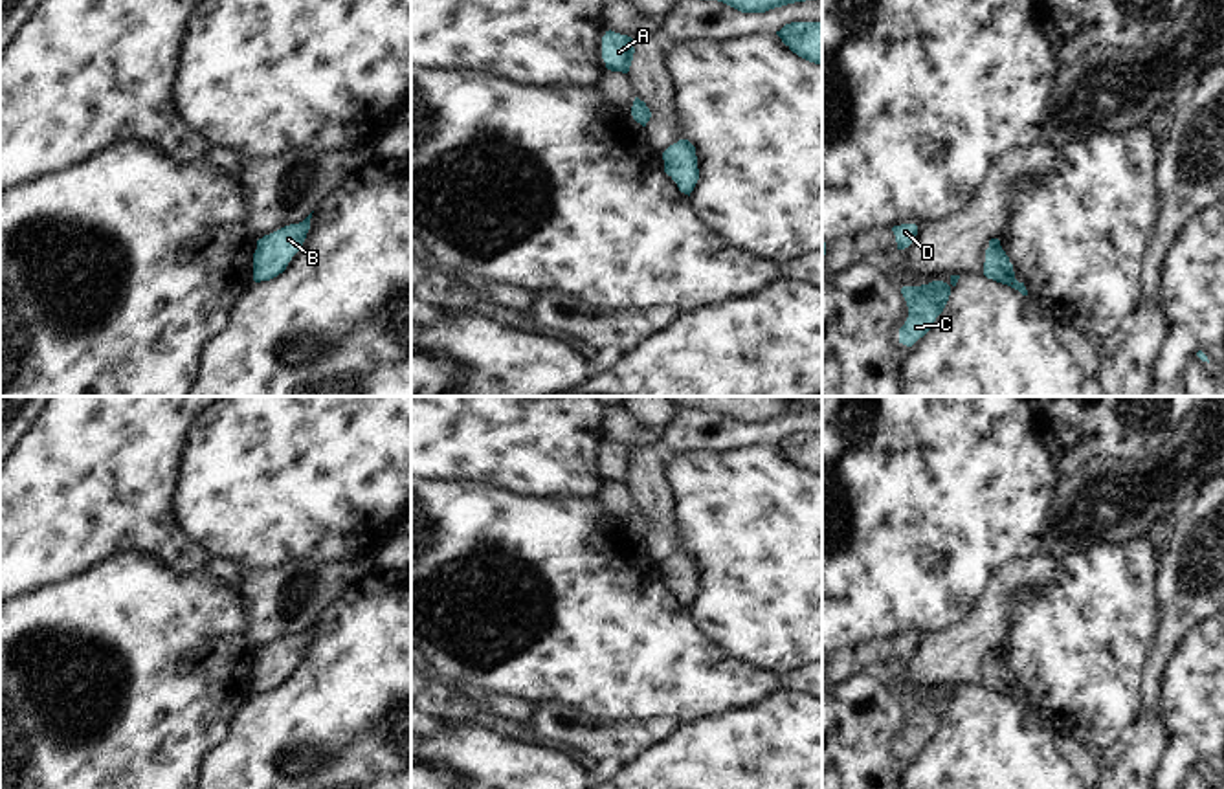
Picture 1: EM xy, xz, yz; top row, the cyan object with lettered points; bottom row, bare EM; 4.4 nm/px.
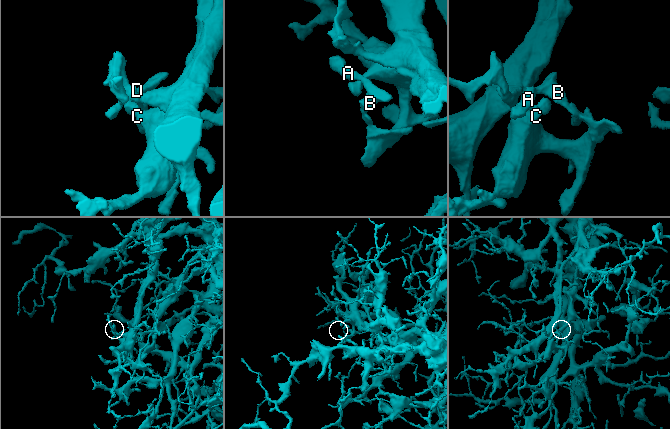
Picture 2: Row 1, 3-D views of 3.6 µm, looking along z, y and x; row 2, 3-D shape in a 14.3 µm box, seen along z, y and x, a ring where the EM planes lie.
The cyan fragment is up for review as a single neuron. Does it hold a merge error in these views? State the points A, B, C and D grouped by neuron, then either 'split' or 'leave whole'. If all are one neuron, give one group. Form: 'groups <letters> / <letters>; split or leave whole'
groups A B C D; leave whole

